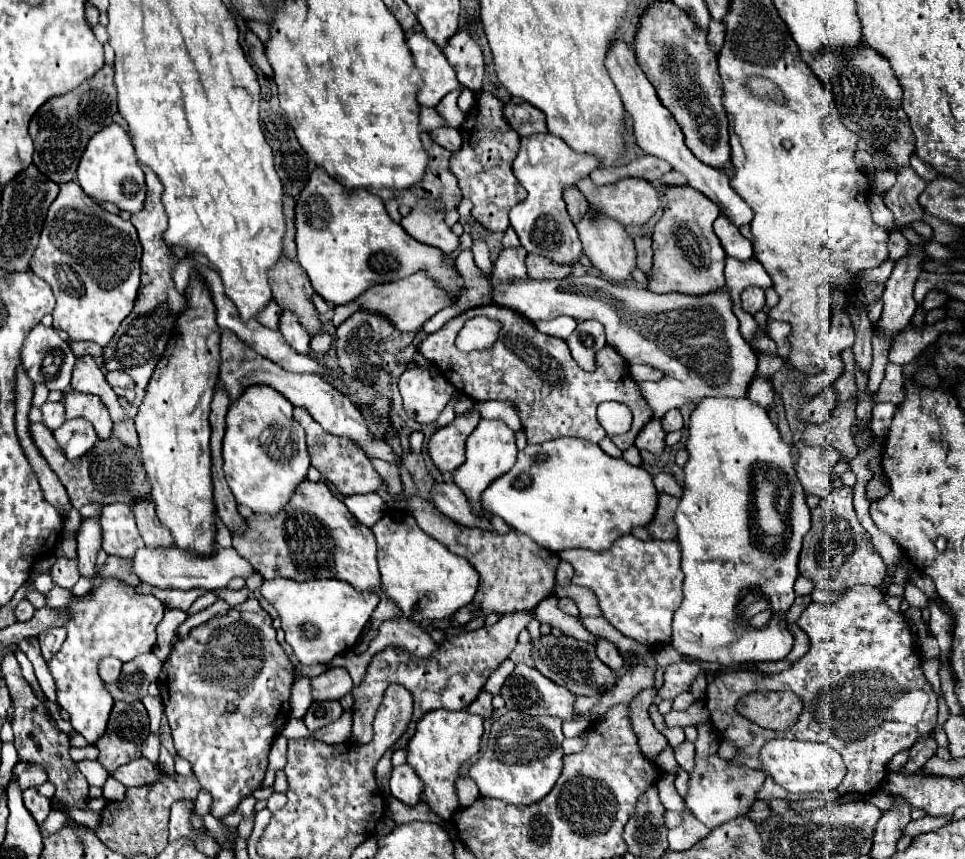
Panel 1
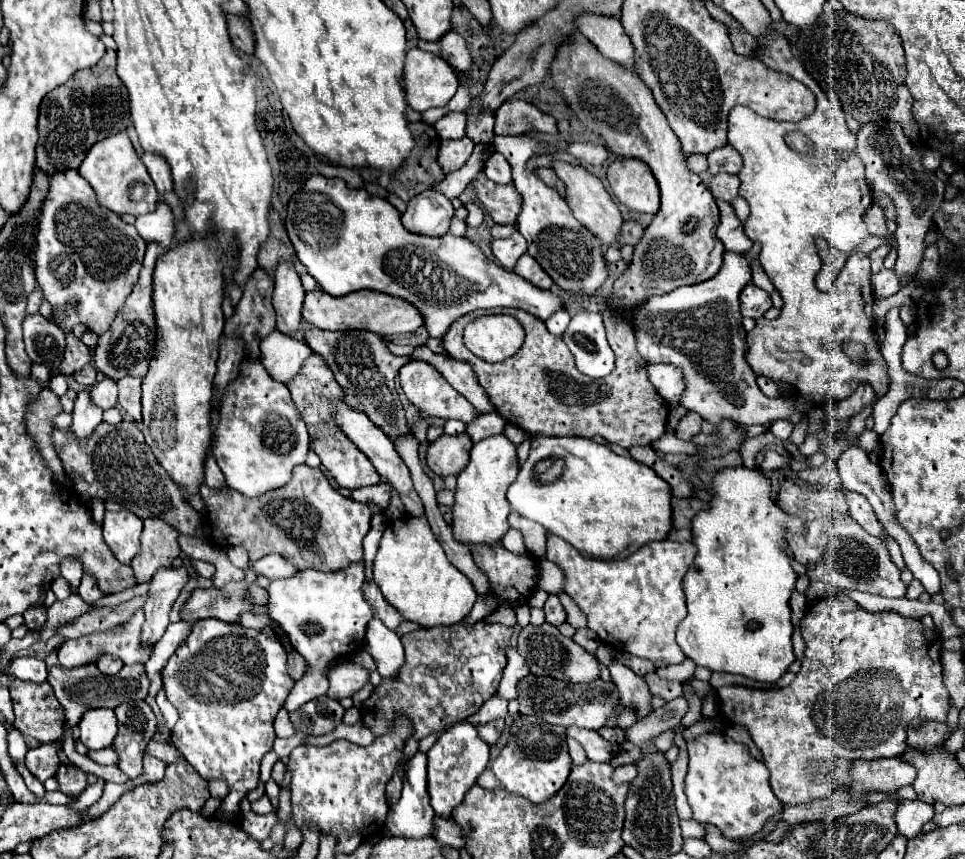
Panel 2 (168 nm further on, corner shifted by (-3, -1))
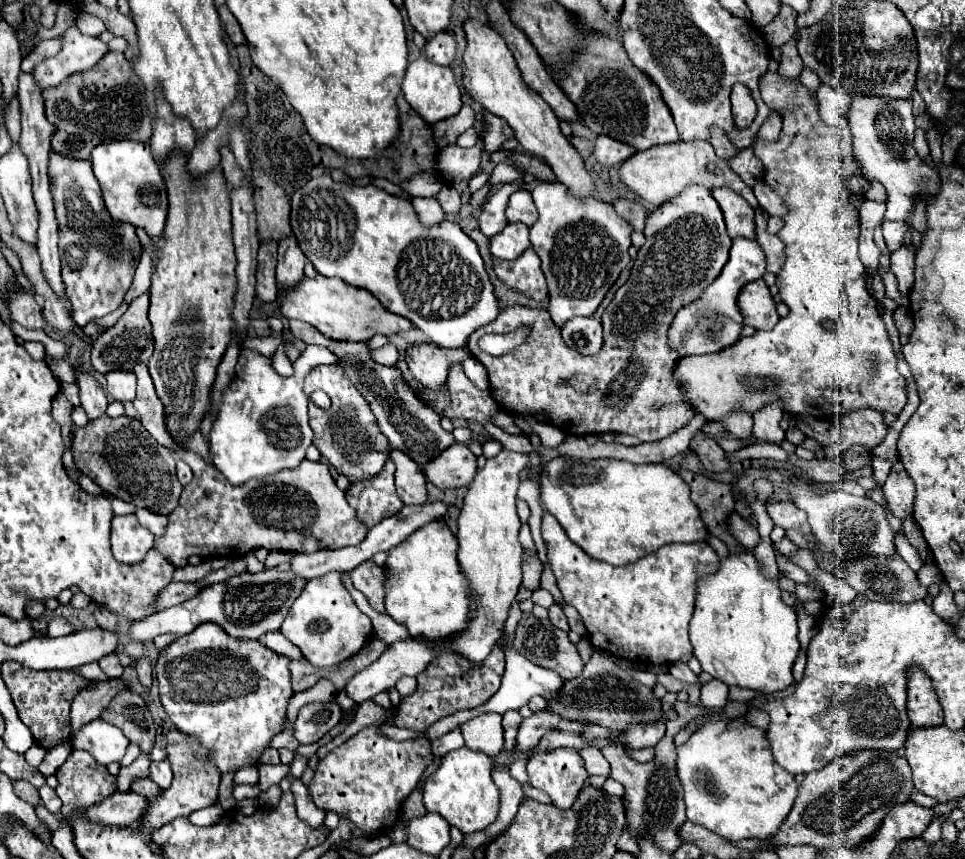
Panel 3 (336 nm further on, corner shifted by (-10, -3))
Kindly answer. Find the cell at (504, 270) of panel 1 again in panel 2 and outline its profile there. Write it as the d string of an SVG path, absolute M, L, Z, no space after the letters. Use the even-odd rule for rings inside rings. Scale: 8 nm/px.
M520 232L512 234L506 240L494 240L492 242L492 252L496 256L496 260L506 268L506 270L514 270L518 258L522 254L526 254L526 240L522 238Z

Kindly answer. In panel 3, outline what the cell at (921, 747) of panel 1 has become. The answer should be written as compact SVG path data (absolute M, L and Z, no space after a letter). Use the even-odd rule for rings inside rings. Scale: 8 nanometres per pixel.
M911 666L907 670L907 712L913 726L941 726L943 710L935 696L935 688L931 688L931 678L923 668Z

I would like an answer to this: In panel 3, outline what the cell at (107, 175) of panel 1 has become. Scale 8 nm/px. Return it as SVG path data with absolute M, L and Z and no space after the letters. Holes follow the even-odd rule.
M117 140L99 144L93 150L91 160L109 214L119 222L129 222L135 228L143 228L151 238L161 236L167 220L167 188L151 148L143 142Z

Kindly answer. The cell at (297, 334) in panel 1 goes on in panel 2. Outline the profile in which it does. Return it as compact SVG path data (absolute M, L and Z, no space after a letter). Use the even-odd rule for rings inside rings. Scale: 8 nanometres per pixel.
M282 262L276 268L274 284L272 304L276 310L276 328L282 334L294 336L302 326L302 308L306 298L296 268L288 262Z

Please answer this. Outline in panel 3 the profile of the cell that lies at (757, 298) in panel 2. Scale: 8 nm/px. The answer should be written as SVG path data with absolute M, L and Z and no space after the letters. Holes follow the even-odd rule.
M763 278L745 284L739 292L739 310L743 316L743 324L753 326L755 330L771 330L779 314L775 310L775 300Z

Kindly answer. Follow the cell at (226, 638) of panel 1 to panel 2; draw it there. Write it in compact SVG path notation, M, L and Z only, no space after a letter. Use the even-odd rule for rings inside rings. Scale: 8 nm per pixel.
M200 620L192 624L188 640L170 656L162 668L162 684L170 704L178 710L178 722L172 730L172 744L194 766L204 780L226 780L228 796L220 804L222 816L236 816L240 812L240 800L258 786L260 760L272 750L276 732L272 728L278 710L284 706L294 680L288 674L286 652L272 628L252 630L240 624L212 620Z

